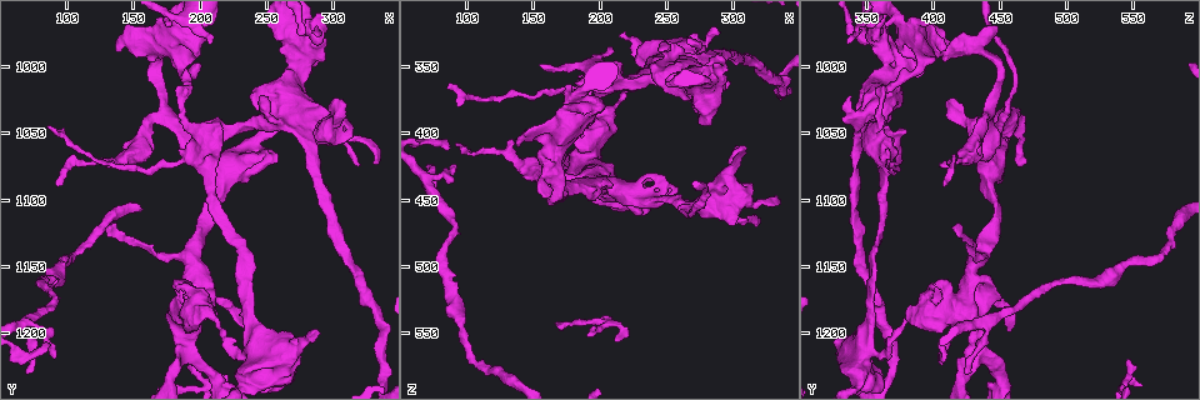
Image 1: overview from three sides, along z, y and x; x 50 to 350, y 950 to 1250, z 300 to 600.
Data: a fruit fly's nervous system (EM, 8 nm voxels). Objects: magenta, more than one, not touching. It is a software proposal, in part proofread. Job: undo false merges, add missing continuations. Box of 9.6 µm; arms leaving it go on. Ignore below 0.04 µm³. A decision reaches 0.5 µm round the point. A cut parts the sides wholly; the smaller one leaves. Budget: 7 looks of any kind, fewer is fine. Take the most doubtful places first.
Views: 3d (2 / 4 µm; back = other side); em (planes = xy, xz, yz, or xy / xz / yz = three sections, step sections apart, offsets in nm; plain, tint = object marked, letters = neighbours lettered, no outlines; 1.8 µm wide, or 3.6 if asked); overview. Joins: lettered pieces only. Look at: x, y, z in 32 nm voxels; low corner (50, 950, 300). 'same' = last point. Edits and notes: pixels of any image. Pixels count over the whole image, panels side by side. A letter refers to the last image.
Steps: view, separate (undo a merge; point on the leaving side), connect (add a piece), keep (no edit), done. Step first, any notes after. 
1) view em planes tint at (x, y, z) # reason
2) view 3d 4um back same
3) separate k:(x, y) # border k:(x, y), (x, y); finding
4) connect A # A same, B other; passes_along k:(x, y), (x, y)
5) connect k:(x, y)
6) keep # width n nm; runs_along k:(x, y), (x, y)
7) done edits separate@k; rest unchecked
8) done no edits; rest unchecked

view em planes letters at (202, 1060, 362)

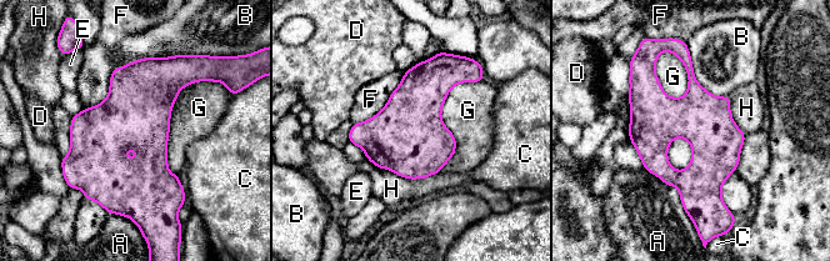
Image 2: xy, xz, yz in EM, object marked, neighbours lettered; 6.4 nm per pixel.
keep # width 340 nm; longest_contact G 650 nm; A other, B other, C other, D other, E other, F other, G other, H other; one neuron here

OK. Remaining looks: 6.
view em planes plain at (276, 992, 368) # four-way junction

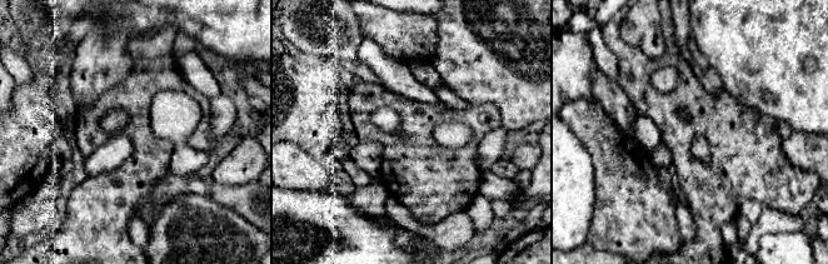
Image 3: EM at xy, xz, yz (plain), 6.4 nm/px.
view em planes letters same # see the neighbours

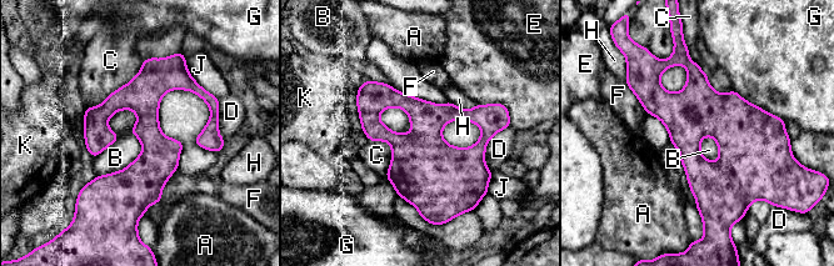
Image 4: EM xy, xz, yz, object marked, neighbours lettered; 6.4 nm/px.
keep # width 200 nm; longest_contact C 480 nm; A other, B other, C other, D other, E other, F other, G other, H other, J other, K other; one neuron here

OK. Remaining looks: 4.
view 3d 4um at (242, 1076, 442) # calibre changes

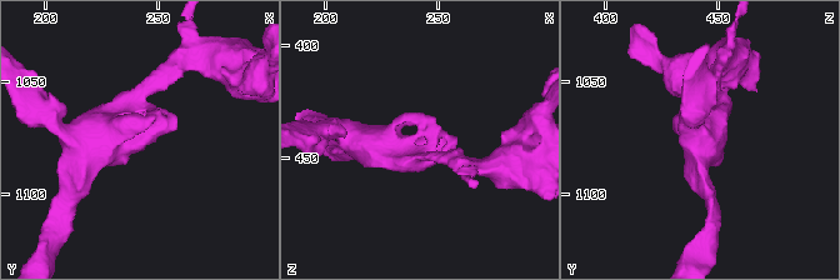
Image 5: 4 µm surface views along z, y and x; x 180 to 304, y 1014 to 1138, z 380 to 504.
view em 3.6um planes tint at (242, 1077, 444) # shape alone is not enough

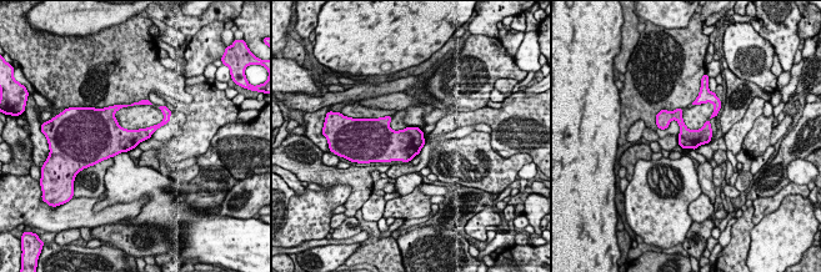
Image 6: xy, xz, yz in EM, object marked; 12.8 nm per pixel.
view em 3.6um planes letters same

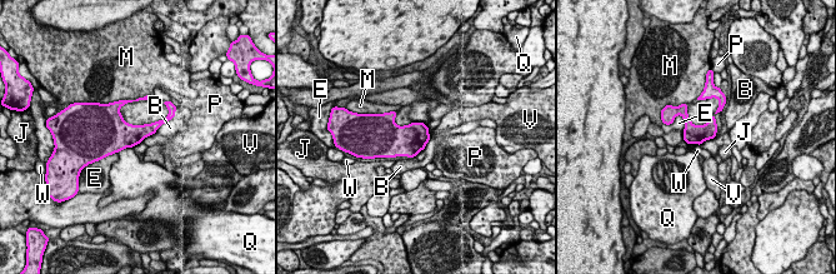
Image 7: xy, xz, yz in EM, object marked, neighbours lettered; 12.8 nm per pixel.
keep # width 260 nm; B other, E other, J other, M other, P other, Q other, V other, W other; border 7:(689, 144), (700, 145); one neuron here

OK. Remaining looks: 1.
done no edits; rest unchecked

